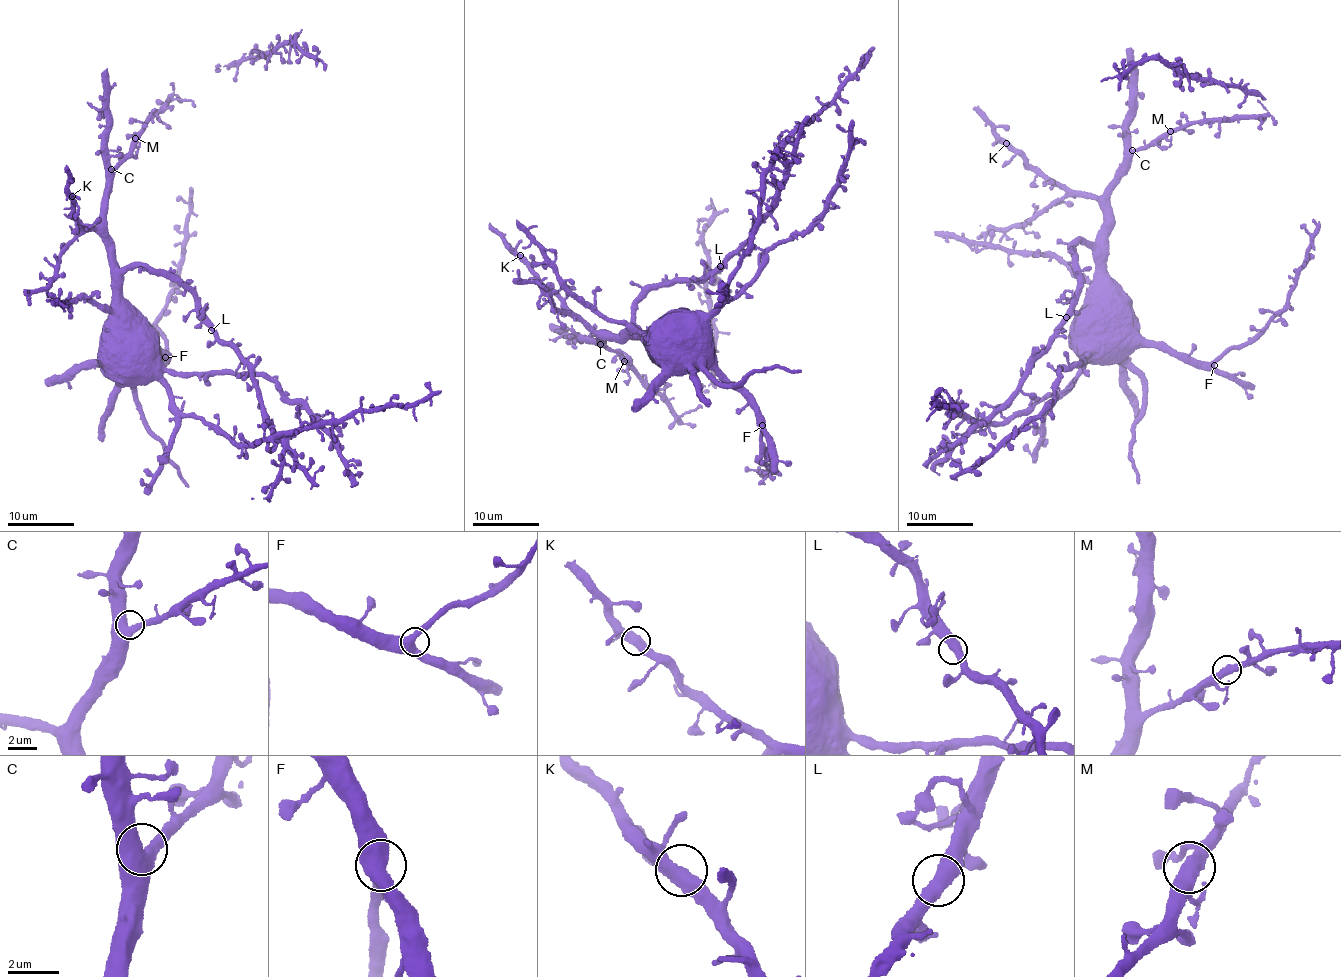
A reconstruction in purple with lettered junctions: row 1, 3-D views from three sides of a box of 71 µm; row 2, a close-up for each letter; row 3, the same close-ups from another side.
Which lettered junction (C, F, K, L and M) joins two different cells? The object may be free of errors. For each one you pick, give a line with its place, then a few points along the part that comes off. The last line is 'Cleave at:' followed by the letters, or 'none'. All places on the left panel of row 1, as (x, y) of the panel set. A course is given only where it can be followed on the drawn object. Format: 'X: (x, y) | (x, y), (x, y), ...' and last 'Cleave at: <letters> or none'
Cleave at: none

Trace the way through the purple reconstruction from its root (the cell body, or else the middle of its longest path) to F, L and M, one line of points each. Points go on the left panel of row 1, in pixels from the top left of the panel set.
F: (105, 244), (116, 279), (116, 292), (134, 311), (141, 338), (165, 357)
L: (105, 244), (110, 263), (117, 268), (148, 267), (155, 272), (171, 275), (195, 296), (199, 317), (211, 330)
M: (105, 244), (105, 210), (111, 180), (136, 139)

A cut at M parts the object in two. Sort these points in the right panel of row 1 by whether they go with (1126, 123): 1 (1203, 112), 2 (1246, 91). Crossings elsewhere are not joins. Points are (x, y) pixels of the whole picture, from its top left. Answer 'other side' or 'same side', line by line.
1: other side
2: same side

